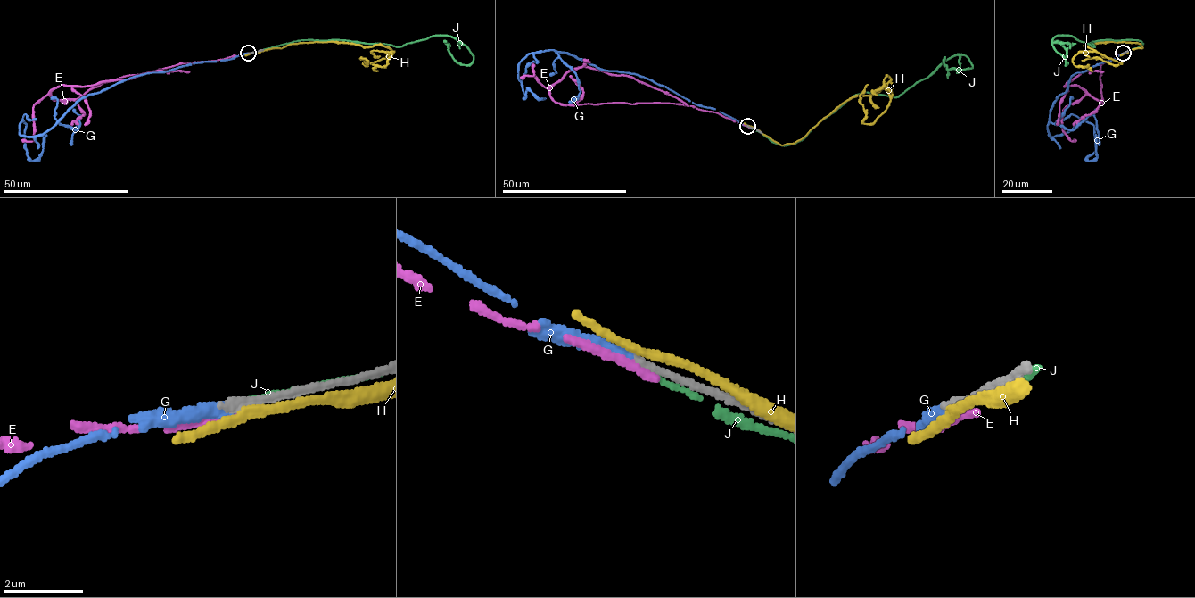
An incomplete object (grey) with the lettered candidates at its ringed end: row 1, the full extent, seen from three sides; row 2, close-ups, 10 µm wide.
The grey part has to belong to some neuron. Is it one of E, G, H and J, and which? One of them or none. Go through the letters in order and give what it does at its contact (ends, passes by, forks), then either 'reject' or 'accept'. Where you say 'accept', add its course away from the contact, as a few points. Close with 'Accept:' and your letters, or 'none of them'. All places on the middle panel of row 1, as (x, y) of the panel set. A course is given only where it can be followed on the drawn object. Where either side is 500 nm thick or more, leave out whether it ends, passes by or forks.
E: it ends there; reject
G: it ends there; accept; it runs (747, 126), (634, 74), (600, 70), (552, 50), (529, 53), (518, 65), (523, 97), (528, 89), (545, 98)
H: it passes by; reject
J: it ends there; reject
Accept: G

